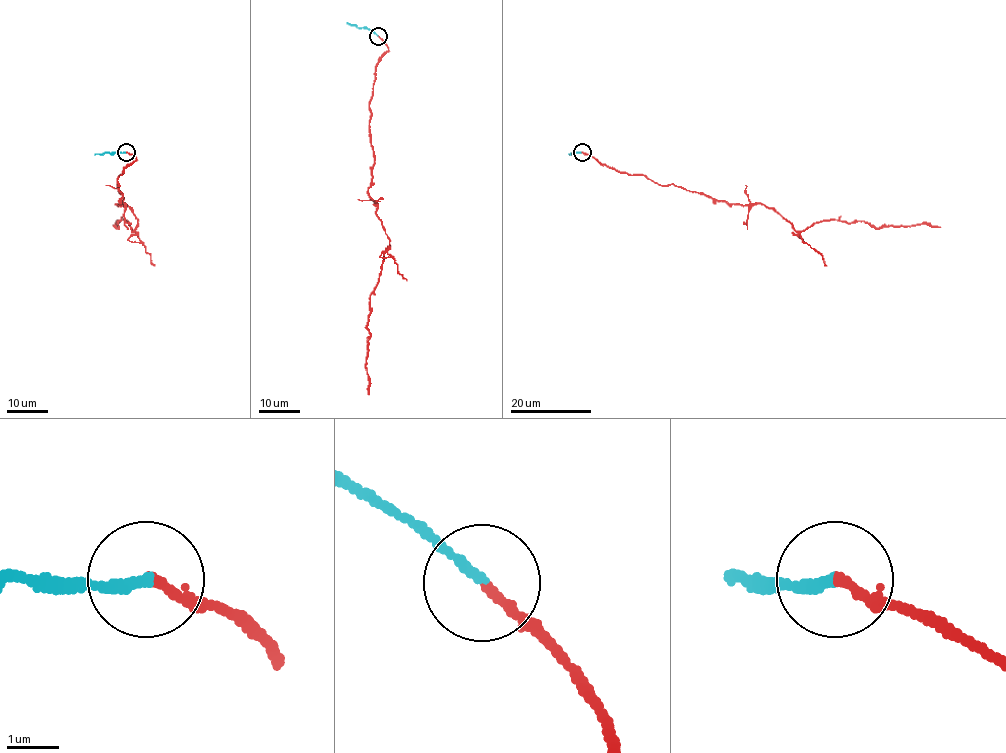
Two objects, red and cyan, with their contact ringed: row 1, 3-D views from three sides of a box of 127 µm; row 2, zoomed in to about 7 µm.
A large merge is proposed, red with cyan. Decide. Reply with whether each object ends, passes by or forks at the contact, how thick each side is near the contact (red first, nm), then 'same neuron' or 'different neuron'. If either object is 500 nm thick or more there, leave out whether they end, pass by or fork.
red ends there; cyan ends there; 180 nm thick on the red side, 200 nm on the other; different neuron

